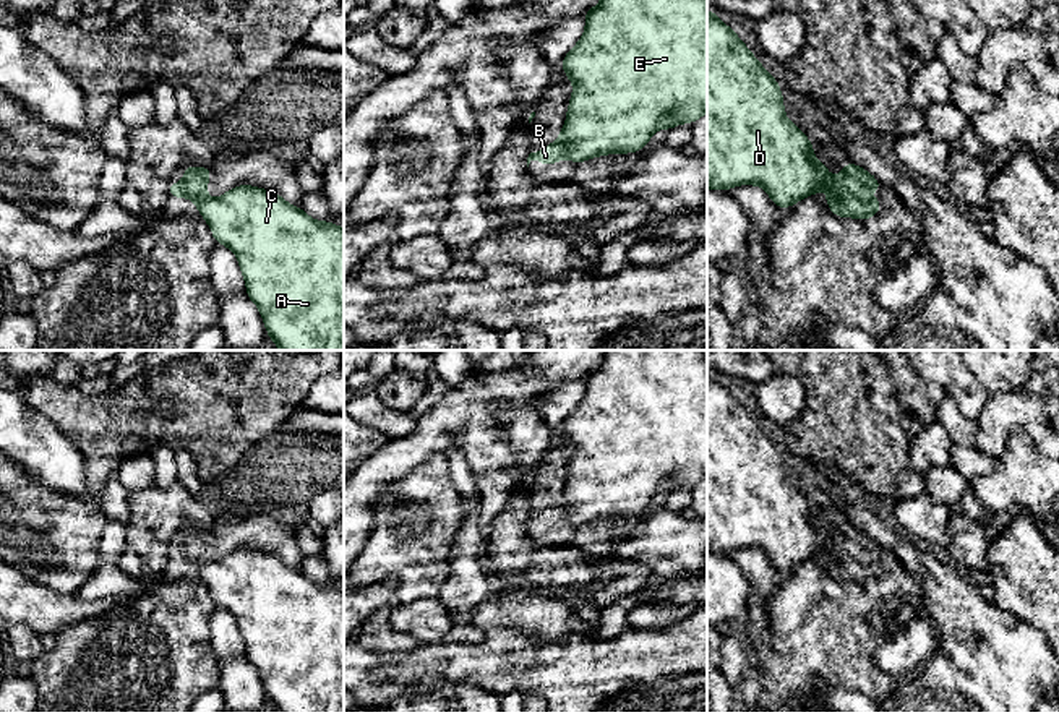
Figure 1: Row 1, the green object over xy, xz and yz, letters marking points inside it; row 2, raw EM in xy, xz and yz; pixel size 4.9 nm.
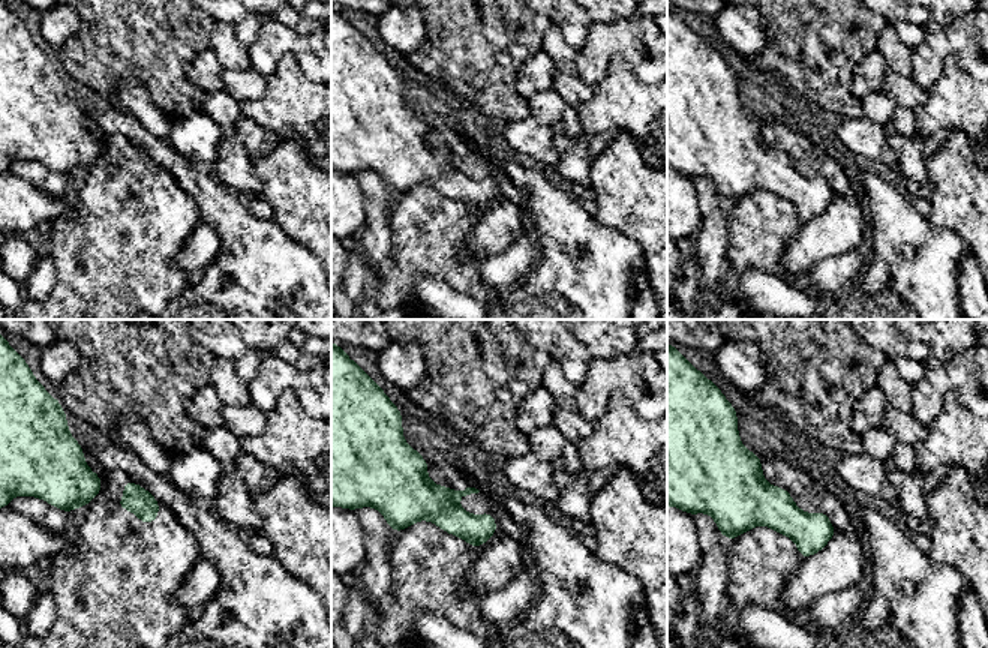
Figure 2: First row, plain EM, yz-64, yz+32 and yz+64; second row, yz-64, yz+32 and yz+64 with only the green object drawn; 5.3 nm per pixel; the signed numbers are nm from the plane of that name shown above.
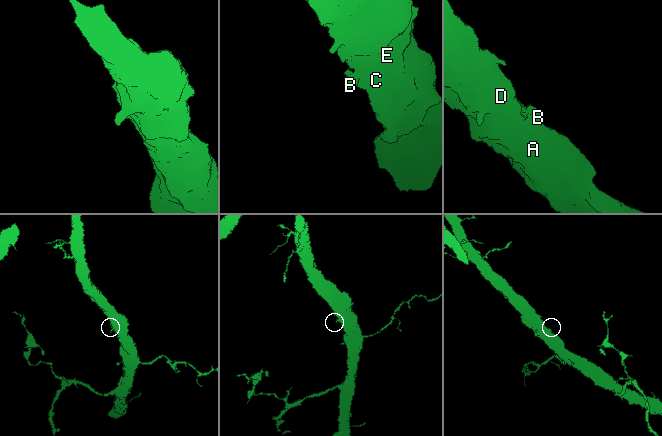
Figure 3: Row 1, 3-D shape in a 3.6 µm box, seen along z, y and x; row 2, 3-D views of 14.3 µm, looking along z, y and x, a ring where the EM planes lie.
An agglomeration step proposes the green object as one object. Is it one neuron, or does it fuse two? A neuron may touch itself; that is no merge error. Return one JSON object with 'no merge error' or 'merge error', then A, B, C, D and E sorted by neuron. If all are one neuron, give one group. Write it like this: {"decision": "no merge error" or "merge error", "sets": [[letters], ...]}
{"decision": "merge error", "sets": [["A", "C", "D", "E"], ["B"]]}

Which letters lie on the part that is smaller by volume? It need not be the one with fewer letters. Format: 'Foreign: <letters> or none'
Foreign: B

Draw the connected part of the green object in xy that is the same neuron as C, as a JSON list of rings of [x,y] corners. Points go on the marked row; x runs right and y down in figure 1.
[[[237,185],[198,206],[217,245],[230,248],[247,284],[247,297],[258,307],[266,332],[281,350],[344,350],[344,229],[311,219],[279,193]]]

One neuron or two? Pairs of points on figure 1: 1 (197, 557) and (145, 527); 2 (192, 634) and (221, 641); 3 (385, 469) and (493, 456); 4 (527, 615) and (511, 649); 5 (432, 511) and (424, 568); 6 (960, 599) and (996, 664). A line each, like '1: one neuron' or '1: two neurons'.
1: two neurons
2: two neurons
3: one neuron
4: two neurons
5: one neuron
6: one neuron

